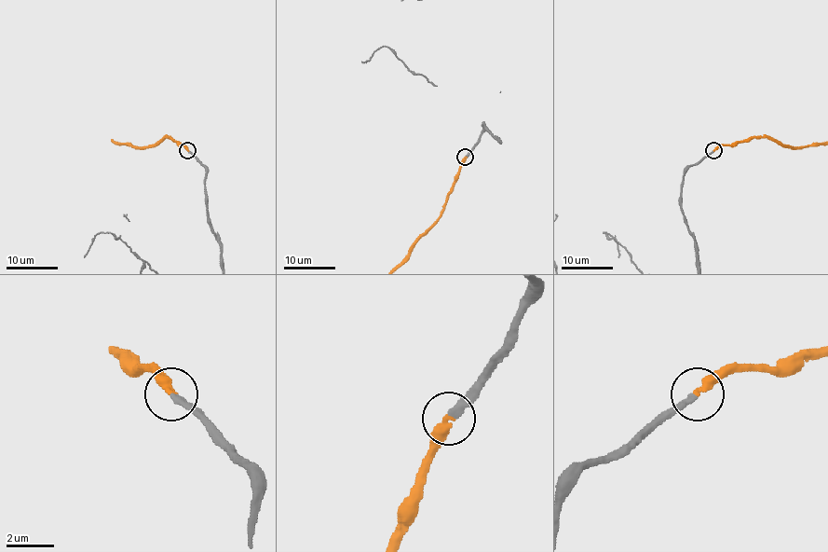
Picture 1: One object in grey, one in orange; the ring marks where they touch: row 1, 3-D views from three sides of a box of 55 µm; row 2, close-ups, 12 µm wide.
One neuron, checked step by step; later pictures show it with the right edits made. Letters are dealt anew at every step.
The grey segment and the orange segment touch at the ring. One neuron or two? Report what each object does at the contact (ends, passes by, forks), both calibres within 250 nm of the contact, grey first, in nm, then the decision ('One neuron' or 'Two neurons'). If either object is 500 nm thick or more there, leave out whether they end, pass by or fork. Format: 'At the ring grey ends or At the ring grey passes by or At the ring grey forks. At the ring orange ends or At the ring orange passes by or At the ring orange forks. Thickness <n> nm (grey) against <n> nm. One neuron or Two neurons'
At the ring grey ends. At the ring orange ends. Thickness 280 nm (grey) against 360 nm. One neuron

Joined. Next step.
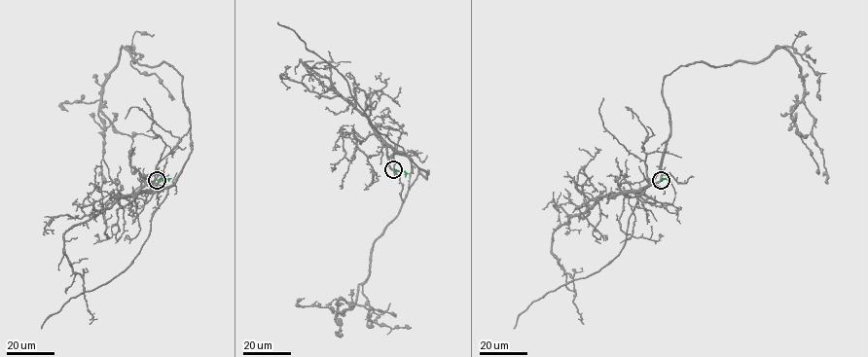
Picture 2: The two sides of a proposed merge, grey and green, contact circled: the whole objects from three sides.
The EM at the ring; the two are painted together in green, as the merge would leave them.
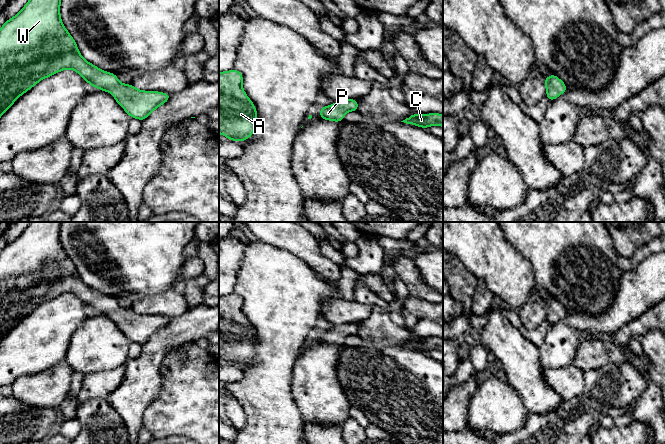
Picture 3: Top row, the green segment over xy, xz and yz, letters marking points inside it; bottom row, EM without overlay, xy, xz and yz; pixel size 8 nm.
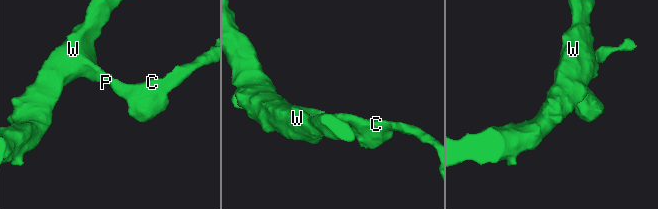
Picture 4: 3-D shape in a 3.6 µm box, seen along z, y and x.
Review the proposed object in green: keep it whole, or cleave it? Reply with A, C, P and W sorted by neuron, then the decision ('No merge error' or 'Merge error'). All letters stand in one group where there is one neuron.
Groups: A C P W. No merge error

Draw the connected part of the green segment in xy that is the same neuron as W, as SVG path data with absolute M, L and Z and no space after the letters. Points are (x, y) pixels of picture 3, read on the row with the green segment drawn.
M29 0L13 18L0 28L0 117L25 92L39 81L64 69L75 70L90 86L112 93L116 102L131 118L145 120L156 108L166 103L172 94L157 91L142 91L131 84L122 84L117 75L105 72L86 61L80 54L75 40L64 27L60 17L61 0Z

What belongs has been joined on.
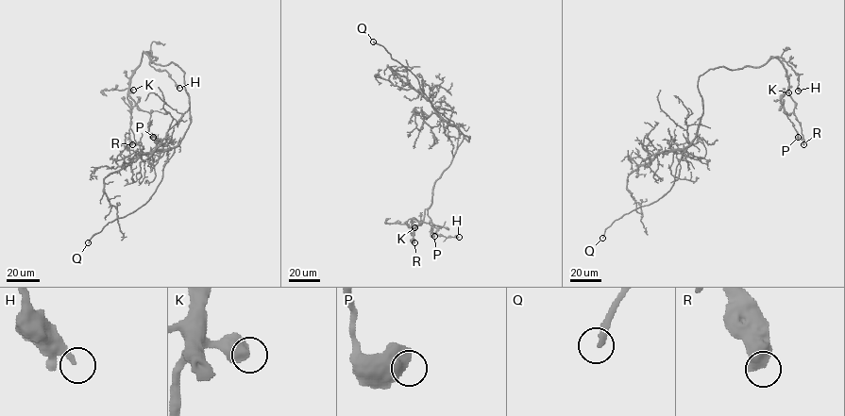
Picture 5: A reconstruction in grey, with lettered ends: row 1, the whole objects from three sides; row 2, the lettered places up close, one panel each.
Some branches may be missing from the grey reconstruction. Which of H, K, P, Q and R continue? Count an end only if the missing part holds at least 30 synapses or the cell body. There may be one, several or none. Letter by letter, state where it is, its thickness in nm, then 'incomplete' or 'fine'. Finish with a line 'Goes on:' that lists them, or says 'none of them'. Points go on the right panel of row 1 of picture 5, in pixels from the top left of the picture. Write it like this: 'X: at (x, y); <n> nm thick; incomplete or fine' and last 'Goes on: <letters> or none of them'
H: at (798, 91); 240 nm thick; fine
K: at (788, 92); 800 nm thick; fine
P: at (798, 137); 850 nm thick; fine
Q: at (602, 238); 280 nm thick; incomplete
R: at (803, 144); 700 nm thick; fine
Goes on: Q

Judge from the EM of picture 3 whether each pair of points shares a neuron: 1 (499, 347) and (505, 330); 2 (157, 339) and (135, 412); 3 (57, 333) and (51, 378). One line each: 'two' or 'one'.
1: one
2: one
3: two

